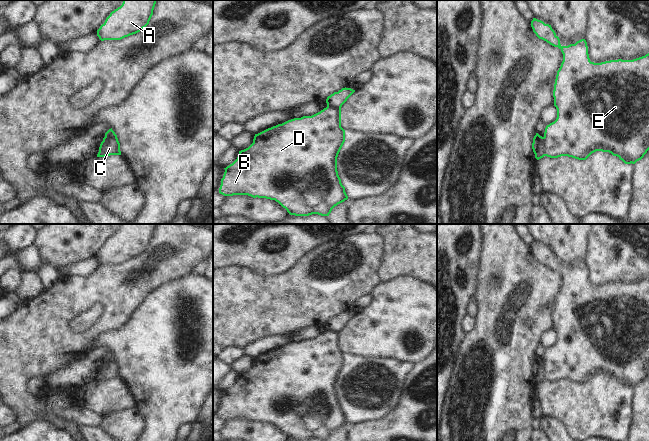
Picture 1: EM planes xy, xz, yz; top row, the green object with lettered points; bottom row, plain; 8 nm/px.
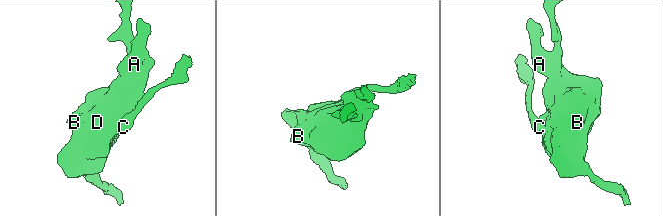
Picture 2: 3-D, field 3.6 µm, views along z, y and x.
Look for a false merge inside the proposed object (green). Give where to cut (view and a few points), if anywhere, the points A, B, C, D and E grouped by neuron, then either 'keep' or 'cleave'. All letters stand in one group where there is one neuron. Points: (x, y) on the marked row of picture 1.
cut in yz along (542, 137), (545, 155); A B D E / C; cleave

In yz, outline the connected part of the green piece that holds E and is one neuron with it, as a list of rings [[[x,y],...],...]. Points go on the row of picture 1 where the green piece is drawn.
[[[533,18],[531,27],[539,39],[558,47],[563,54],[553,90],[557,118],[546,126],[543,137],[545,156],[550,158],[568,156],[586,160],[592,153],[602,151],[617,156],[625,164],[635,164],[641,160],[649,150],[649,53],[633,60],[618,59],[594,63],[590,61],[585,39],[562,46],[551,25]]]

